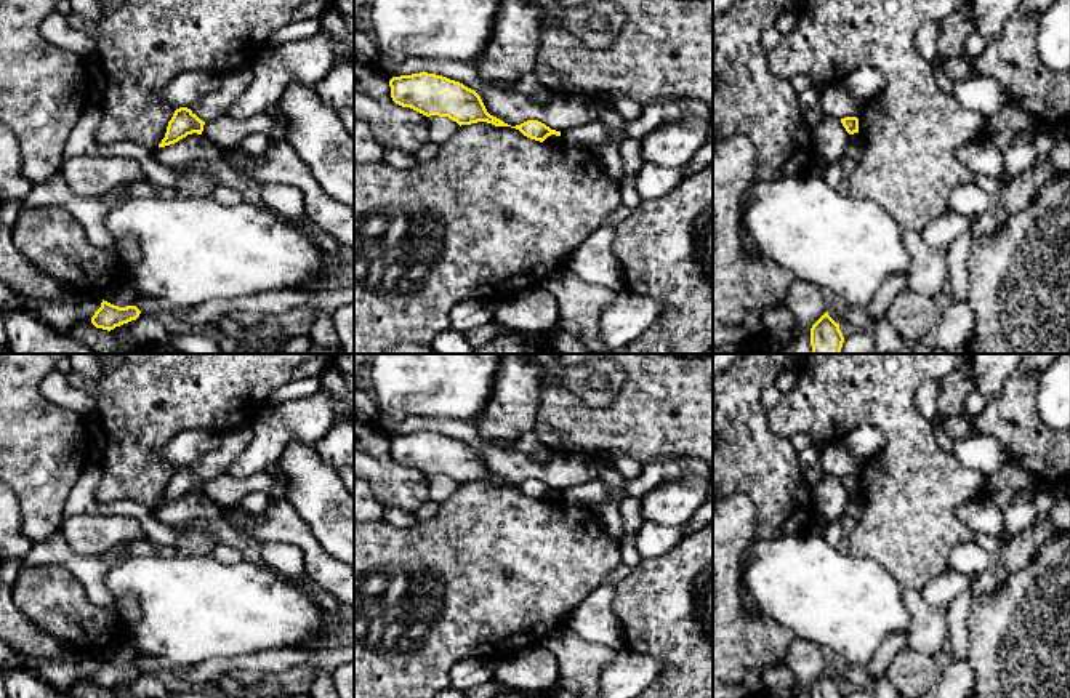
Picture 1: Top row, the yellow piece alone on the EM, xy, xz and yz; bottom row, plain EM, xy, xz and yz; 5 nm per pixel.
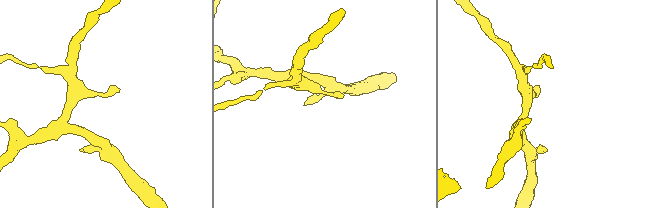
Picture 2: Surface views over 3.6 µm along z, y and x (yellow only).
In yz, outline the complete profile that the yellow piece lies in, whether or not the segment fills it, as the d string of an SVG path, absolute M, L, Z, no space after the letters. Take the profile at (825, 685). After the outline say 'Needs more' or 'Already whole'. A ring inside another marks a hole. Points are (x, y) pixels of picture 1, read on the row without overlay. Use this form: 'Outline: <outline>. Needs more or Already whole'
Outline: M825 671L811 687L811 698L844 698L839 682Z. Already whole

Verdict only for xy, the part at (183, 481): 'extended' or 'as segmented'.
as segmented

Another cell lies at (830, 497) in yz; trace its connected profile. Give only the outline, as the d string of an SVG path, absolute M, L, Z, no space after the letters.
M823 475L812 490L815 512L827 522L838 520L847 506L849 491L841 477Z

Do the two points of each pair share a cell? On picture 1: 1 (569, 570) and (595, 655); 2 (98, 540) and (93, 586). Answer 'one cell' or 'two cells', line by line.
1: two cells
2: two cells

